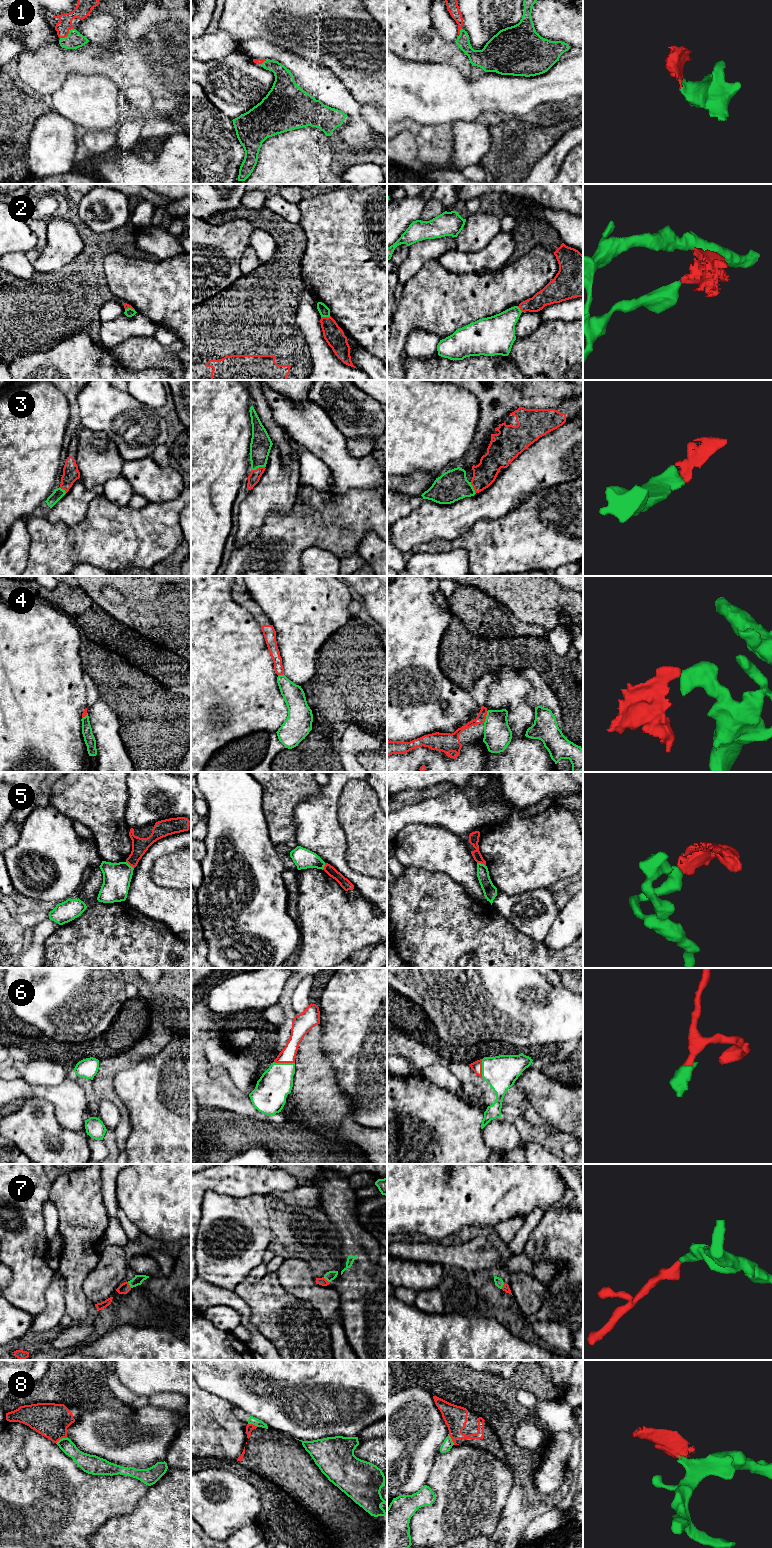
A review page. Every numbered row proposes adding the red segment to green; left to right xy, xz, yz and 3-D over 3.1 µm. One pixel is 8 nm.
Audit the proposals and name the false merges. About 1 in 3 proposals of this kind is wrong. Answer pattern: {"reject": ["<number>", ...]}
{"reject": ["2", "4", "5", "8"]}

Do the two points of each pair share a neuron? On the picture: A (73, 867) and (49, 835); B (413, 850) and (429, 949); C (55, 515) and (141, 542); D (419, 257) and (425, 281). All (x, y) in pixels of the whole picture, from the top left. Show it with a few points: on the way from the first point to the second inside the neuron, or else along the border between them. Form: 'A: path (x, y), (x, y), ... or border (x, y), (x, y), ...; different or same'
A: path (65, 860), (49, 843); same
B: border (404, 866), (417, 866), (429, 871), (439, 872); different
C: border (90, 502), (79, 522), (54, 522); different
D: border (437, 259), (427, 261), (405, 283); different

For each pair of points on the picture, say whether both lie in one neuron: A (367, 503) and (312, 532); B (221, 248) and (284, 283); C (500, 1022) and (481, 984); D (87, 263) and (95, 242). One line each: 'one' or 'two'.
A: one
B: two
C: one
D: one

